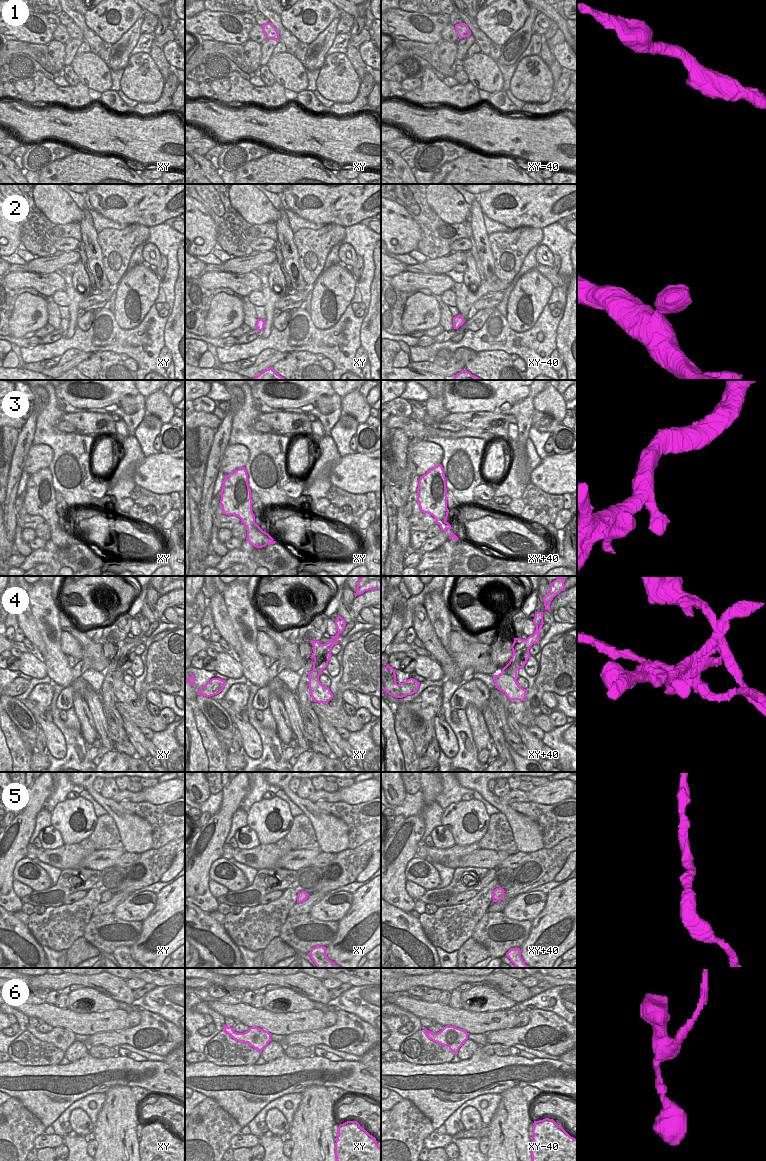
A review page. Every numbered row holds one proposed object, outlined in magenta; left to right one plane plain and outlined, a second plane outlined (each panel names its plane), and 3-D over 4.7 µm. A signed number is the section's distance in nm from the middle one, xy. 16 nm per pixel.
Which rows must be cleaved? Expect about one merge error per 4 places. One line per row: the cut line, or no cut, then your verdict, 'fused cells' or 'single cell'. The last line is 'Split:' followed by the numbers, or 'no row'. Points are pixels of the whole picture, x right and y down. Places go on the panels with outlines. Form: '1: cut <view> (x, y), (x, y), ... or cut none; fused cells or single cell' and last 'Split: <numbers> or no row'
1: cut none; single cell
2: cut none; single cell
3: cut none; single cell
4: cut xy+40 (502, 672), (512, 676), (516, 675); fused cells
5: cut none; single cell
6: cut none; single cell
Split: 4

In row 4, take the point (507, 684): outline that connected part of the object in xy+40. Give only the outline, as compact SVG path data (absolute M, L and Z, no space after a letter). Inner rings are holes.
M501 673L499 675L492 676L494 678L496 688L502 691L509 700L525 700L527 692L517 683L517 675L512 677L506 673Z

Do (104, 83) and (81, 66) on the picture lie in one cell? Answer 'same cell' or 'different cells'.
same cell

